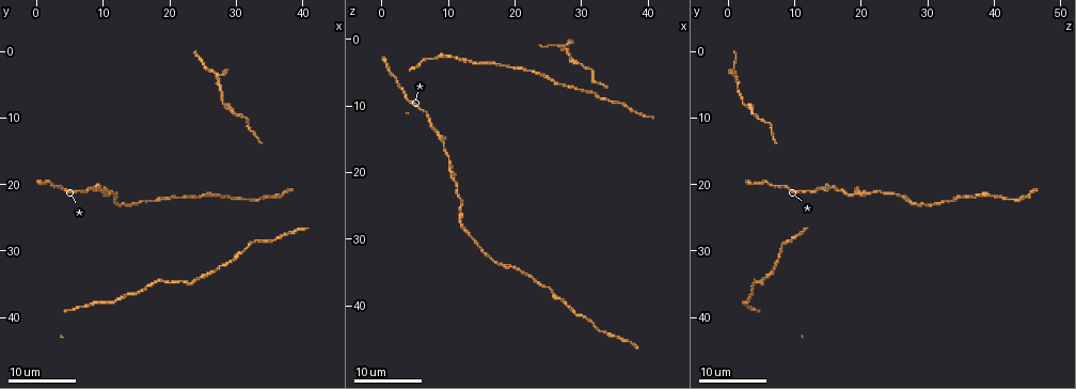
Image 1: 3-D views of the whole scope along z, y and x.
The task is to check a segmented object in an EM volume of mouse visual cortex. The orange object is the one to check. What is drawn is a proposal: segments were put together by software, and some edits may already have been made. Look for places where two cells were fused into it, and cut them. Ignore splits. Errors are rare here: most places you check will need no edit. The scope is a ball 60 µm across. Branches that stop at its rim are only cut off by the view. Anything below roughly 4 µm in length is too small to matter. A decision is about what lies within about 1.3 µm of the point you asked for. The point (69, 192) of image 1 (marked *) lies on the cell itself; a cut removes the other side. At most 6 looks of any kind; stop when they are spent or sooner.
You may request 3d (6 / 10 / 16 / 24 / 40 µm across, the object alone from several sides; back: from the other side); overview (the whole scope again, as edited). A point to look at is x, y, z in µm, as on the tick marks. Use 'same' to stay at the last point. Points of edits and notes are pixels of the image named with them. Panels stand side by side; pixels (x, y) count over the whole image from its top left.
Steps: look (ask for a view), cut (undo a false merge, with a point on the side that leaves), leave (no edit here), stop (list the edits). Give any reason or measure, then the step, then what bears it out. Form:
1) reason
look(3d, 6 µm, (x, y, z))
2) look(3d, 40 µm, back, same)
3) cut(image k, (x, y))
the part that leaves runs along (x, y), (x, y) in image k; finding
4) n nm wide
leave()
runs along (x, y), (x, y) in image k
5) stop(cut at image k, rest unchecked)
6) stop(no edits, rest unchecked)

sudden change in width
look(3d, 24 µm, (11.0, 21.5, 21.0))

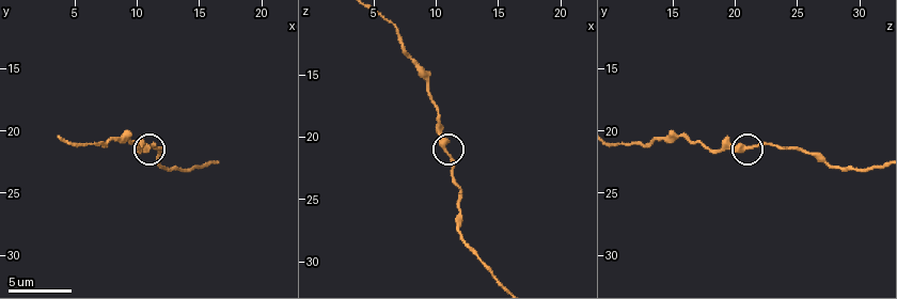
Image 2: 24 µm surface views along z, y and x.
look(3d, 6 µm, (10.8, 21.4, 21.2))

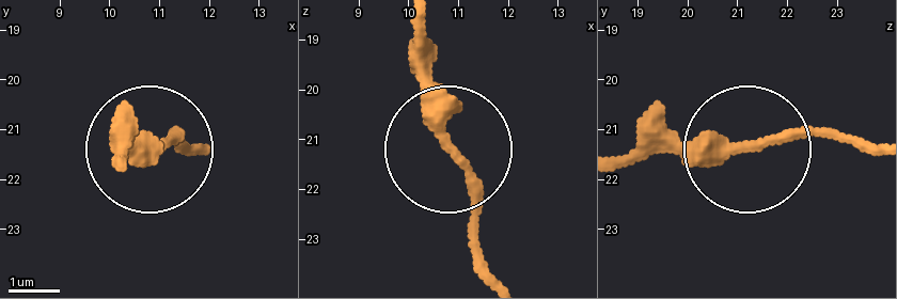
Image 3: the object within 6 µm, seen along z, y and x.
leave()
runs along (615, 154), (743, 154), (807, 128), (870, 141) in image 3; all the same cell

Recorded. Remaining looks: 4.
thick turns thin
look(3d, 16 µm, (19.5, 22.0, 34.5))

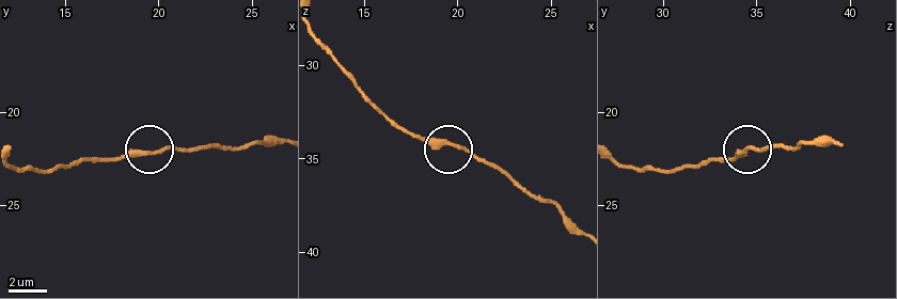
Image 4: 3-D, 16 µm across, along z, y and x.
look(3d, 10 µm, (19.8, 22.2, 34.4))

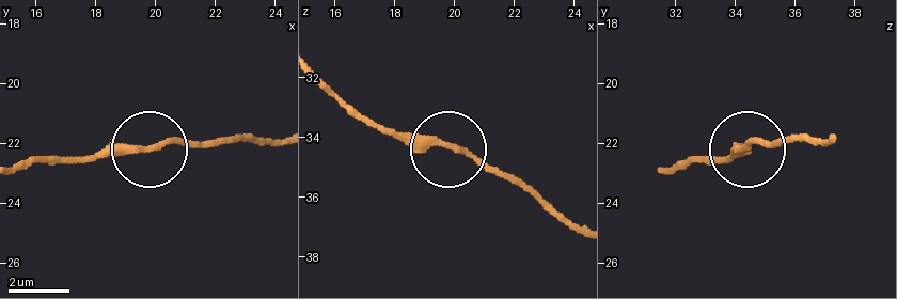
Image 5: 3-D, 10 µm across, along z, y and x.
leave()
one cell here

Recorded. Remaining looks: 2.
thick turns thin
look(3d, 24 µm, (31.0, 30.0, 7.5))

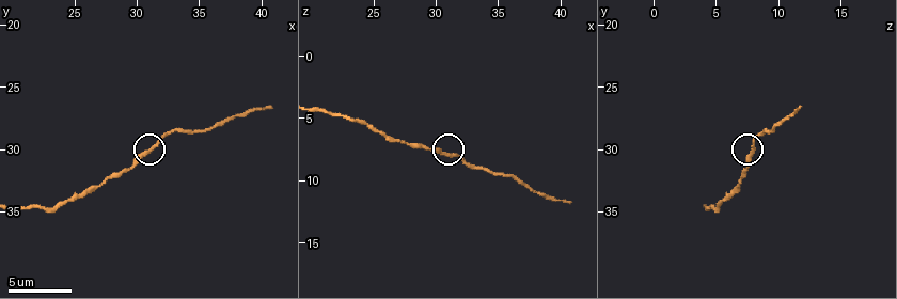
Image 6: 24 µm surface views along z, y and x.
zoom in
look(3d, 6 µm, (31.2, 30.2, 7.8))

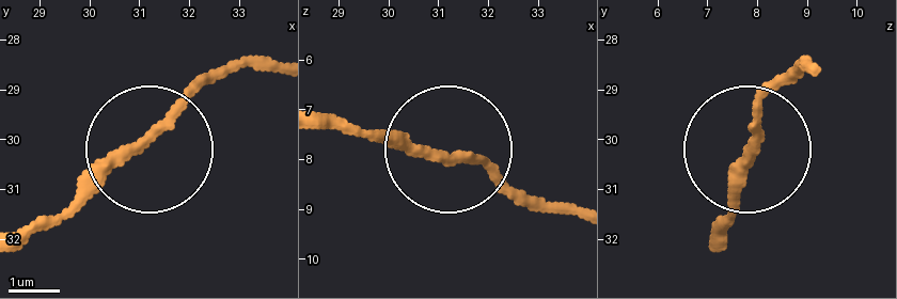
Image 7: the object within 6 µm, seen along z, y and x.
leave()
runs along (709, 247), (765, 98), (795, 64) in image 7; all the same cell

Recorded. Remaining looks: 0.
stop(no edits, rest unchecked)

